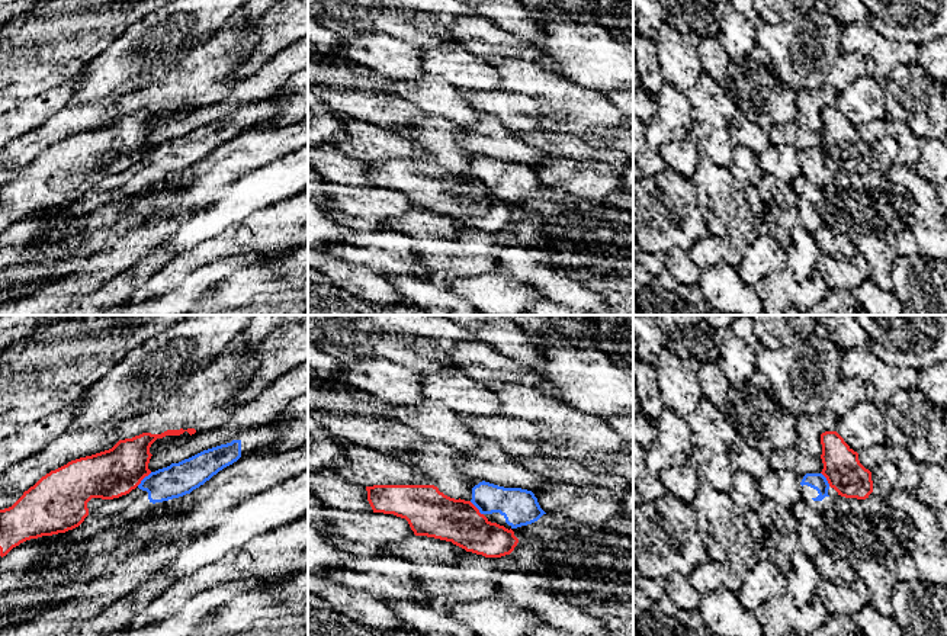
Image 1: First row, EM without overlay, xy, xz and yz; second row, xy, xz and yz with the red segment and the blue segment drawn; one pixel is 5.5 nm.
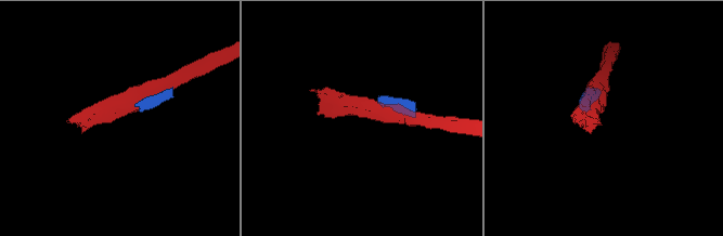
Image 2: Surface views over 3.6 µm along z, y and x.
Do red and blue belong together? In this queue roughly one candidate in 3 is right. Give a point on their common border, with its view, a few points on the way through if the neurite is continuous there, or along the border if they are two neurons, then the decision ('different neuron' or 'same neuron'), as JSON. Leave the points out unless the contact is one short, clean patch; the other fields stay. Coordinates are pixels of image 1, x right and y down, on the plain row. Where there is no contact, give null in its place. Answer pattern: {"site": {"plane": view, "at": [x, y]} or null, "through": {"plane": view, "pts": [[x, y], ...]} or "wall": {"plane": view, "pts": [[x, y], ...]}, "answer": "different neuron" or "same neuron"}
{"site": {"plane": "xy", "at": [144, 151]}, "wall": {"plane": "xy", "pts": [[151, 147], [137, 160]]}, "answer": "different neuron"}

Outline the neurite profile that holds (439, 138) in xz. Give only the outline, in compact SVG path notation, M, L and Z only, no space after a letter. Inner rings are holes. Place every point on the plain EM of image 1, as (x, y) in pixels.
M423 115L410 121L397 134L412 141L444 170L455 174L469 174L472 154L459 144L465 135L463 126L442 116Z

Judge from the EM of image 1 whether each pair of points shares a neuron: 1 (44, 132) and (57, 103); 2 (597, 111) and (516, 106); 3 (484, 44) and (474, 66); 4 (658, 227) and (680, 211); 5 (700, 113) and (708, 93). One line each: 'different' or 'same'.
1: different
2: different
3: different
4: same
5: same

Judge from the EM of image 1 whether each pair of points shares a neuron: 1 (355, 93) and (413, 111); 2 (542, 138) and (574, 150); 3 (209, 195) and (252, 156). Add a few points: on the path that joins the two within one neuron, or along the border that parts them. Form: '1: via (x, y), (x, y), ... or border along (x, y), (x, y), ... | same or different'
1: via (369, 96), (385, 109), (398, 111) | same
2: via (549, 143), (567, 144) | same
3: via (215, 183), (240, 158) | same

